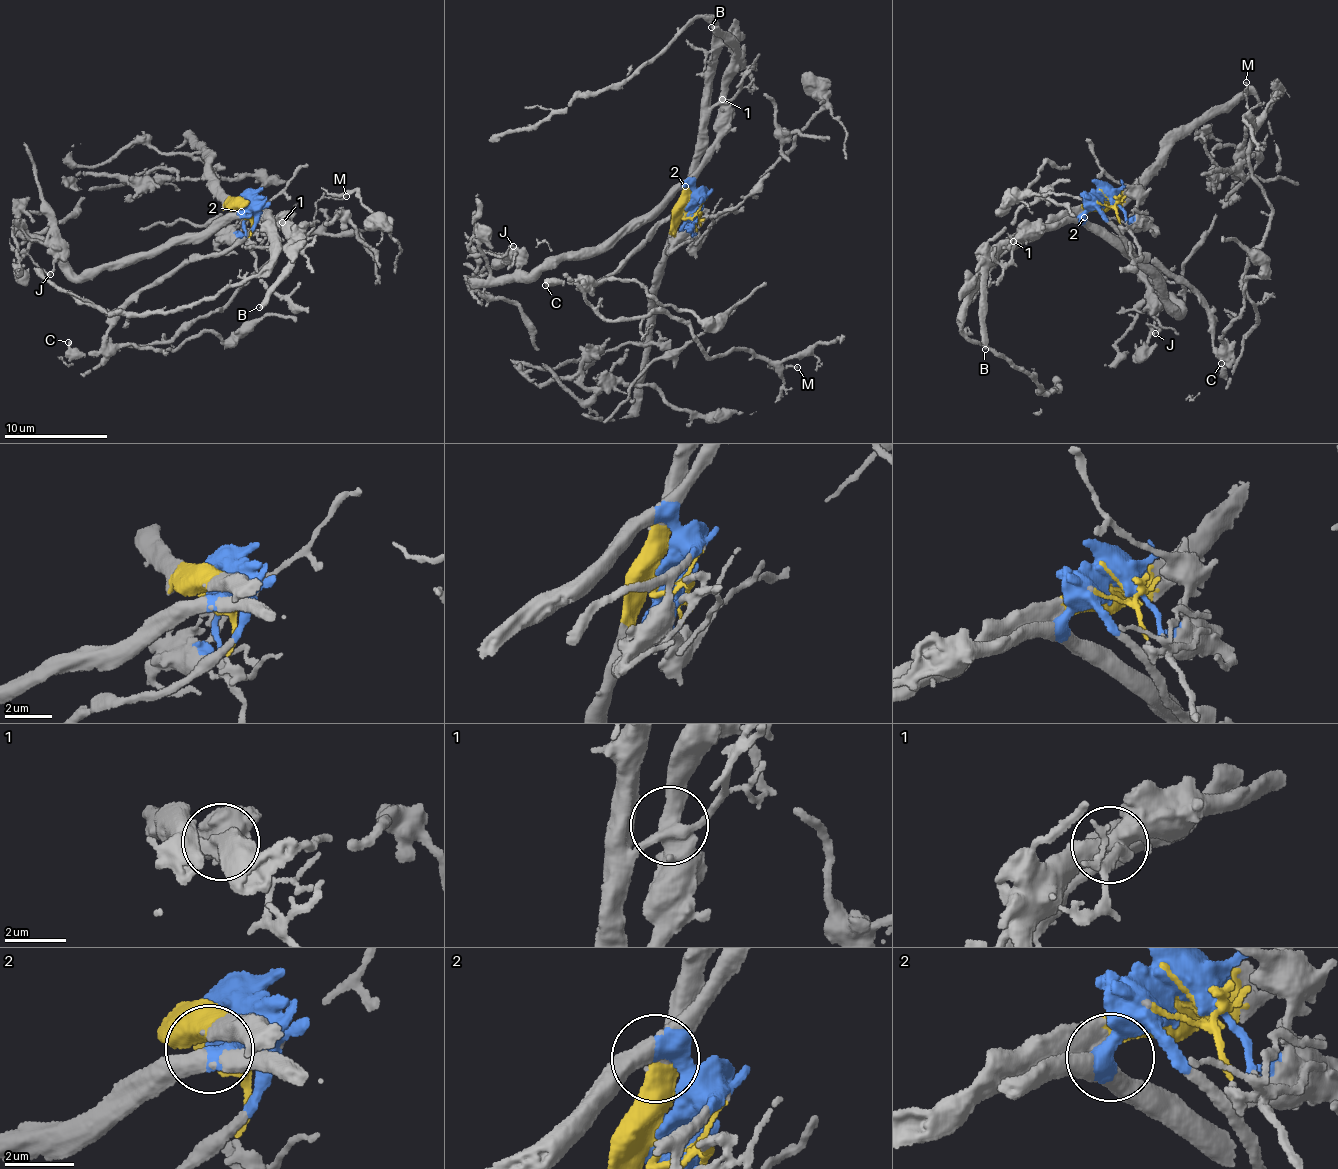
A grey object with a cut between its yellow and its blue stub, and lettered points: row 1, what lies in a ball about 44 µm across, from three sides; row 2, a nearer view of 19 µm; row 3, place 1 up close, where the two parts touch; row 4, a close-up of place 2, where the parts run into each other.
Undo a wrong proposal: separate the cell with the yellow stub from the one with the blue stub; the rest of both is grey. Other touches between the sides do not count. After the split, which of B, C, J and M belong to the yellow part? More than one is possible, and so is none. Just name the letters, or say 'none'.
none

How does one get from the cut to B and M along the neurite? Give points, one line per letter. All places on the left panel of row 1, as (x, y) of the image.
B: (245, 205), (249, 211), (274, 219), (277, 215), (291, 242), (291, 271), (260, 308)
M: (245, 205), (240, 240), (144, 287), (104, 359), (170, 342), (226, 305), (313, 229), (322, 197), (346, 195)

